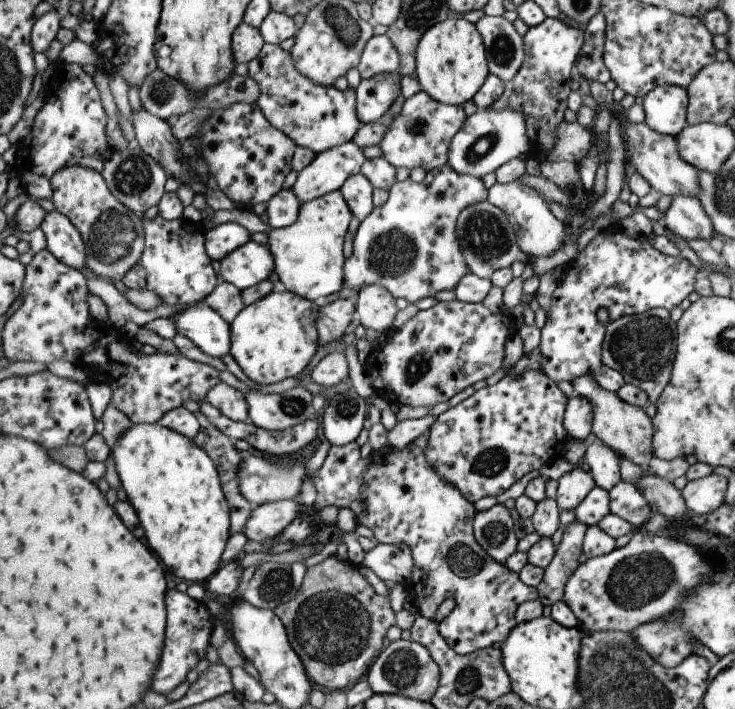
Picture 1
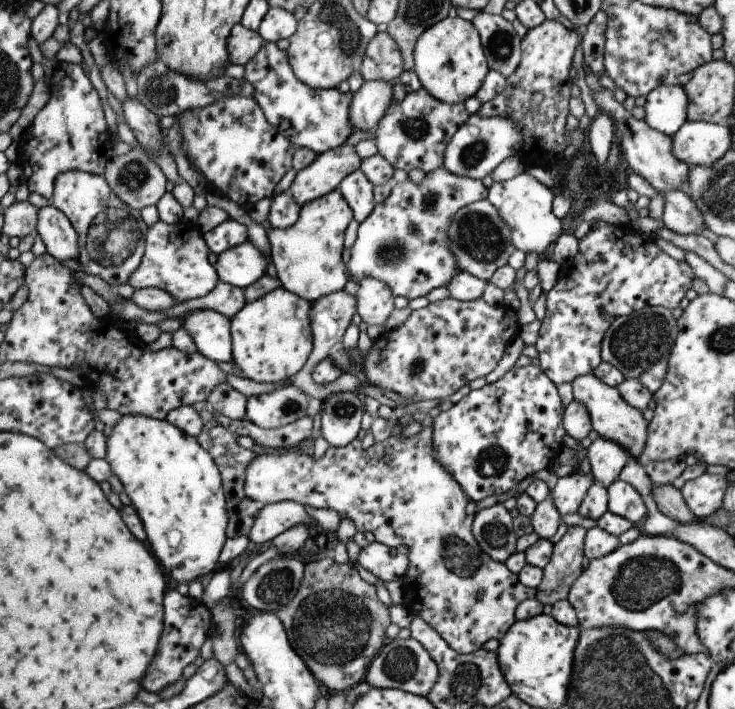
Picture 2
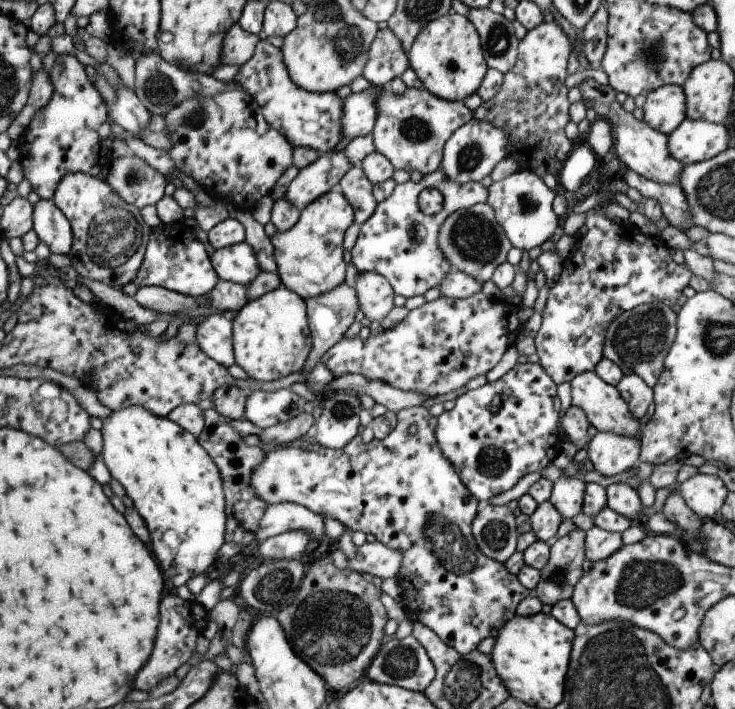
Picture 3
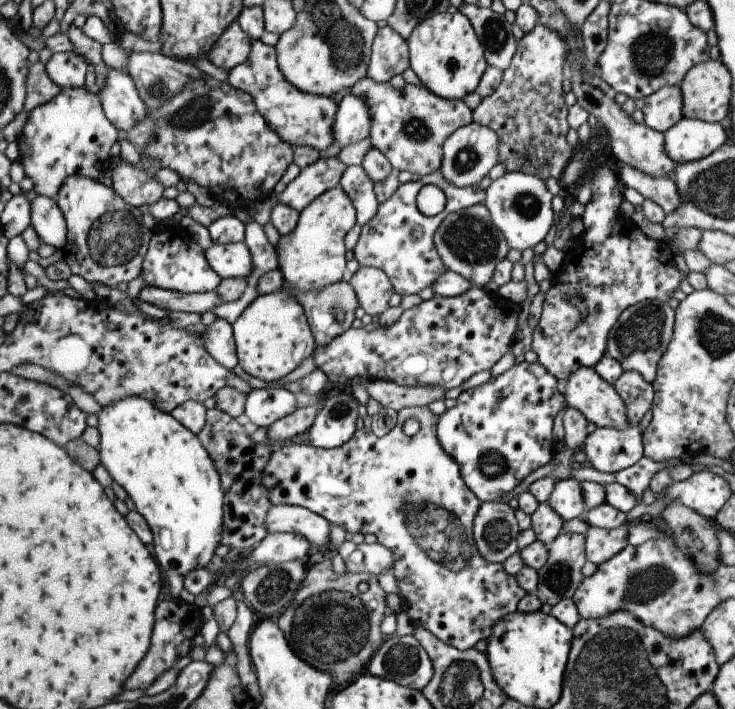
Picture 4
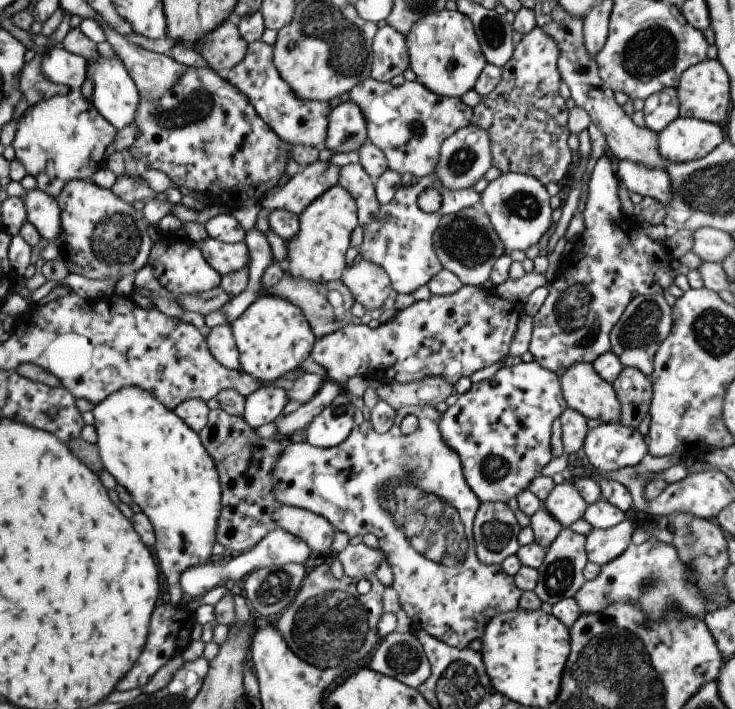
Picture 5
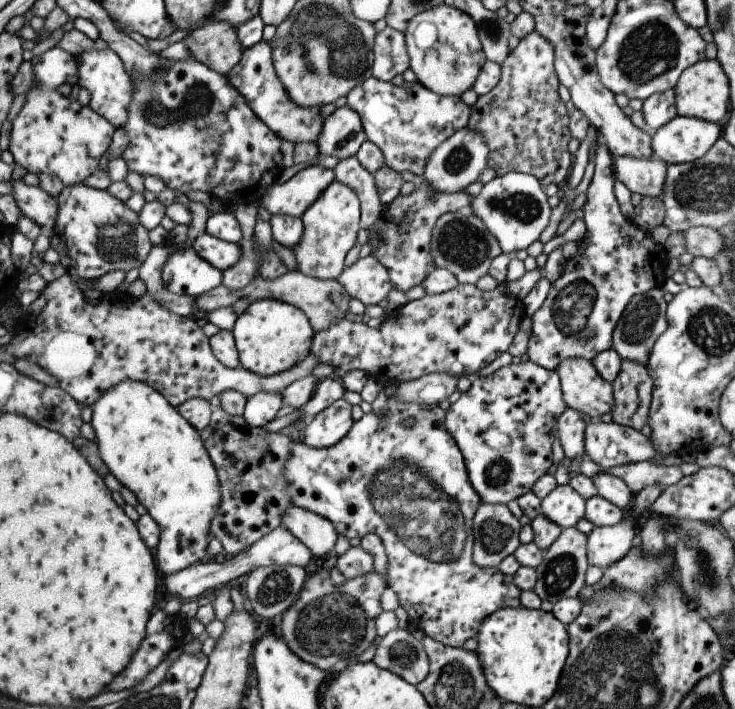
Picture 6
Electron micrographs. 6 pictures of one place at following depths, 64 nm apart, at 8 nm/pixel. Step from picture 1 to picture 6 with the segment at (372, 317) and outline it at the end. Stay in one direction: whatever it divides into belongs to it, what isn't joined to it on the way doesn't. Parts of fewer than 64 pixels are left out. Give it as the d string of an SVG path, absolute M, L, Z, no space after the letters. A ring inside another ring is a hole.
M371 255L344 267L336 281L349 297L357 298L364 306L377 304L392 288L387 270Z

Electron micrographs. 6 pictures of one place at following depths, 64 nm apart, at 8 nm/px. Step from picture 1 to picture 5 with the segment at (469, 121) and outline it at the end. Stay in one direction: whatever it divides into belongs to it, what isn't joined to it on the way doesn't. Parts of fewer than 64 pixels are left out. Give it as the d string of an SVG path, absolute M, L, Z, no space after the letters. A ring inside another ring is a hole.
M469 124L450 134L439 147L439 158L433 168L433 174L449 190L472 187L491 166L491 150L487 132L478 126Z

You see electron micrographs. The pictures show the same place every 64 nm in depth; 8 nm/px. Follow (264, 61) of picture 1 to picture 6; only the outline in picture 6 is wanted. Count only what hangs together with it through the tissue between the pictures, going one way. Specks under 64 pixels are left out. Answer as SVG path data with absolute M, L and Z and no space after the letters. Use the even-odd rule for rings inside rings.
M262 39L242 49L239 62L226 74L226 79L231 86L243 96L245 104L251 108L251 112L269 127L281 140L290 140L293 143L312 142L316 144L317 136L321 132L323 118L320 117L320 107L301 108L293 104L281 84L281 80L275 76L271 60L271 48L268 42Z

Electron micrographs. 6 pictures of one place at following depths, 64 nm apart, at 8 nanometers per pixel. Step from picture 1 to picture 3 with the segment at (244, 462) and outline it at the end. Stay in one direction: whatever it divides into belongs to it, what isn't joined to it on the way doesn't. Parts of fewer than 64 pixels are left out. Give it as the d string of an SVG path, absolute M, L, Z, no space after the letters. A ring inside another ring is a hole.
M409 407L396 412L396 423L393 430L381 440L372 439L365 444L365 442L361 442L359 434L355 434L345 446L338 449L320 447L315 451L313 447L308 450L293 448L293 446L276 447L274 450L264 454L260 465L251 470L249 486L251 486L253 494L255 494L261 502L265 502L265 504L271 505L283 502L300 504L319 516L338 520L342 526L349 528L352 532L361 530L361 532L365 534L373 534L373 536L375 536L375 541L387 546L387 548L401 552L401 566L399 566L399 572L397 572L395 579L397 584L402 588L400 603L407 619L412 622L415 620L421 622L423 626L427 626L429 630L433 630L447 646L450 646L459 654L464 655L475 650L483 638L487 638L487 636L495 638L497 632L501 630L501 626L503 626L509 618L513 618L517 604L519 604L523 598L533 596L534 590L527 590L527 588L521 586L516 575L505 570L504 563L491 560L477 548L471 534L470 524L480 505L482 505L482 502L475 500L475 498L467 492L465 486L461 484L461 480L457 478L455 468L441 456L441 452L439 452L439 448L437 448L437 442L435 442L435 426L436 417L432 416L429 411L427 411L427 408ZM413 424L416 426L416 430L413 435L410 435L408 427Z

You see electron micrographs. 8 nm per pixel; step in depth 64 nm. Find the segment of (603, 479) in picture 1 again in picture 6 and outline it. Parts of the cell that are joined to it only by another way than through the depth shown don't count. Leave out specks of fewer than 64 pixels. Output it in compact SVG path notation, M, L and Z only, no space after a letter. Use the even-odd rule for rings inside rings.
M588 420L584 432L584 455L603 470L660 456L653 452L653 444L639 431L613 421Z

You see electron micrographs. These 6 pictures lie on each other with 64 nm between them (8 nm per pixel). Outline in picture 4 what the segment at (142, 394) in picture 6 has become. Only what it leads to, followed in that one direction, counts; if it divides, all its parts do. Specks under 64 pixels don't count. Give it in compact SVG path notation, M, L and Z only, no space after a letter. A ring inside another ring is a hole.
M125 396L109 406L100 407L97 417L100 464L112 480L119 484L133 502L134 510L145 519L152 534L153 556L161 568L163 580L169 585L169 594L176 599L189 571L206 568L213 550L219 545L223 522L223 490L213 461L196 435L137 396Z

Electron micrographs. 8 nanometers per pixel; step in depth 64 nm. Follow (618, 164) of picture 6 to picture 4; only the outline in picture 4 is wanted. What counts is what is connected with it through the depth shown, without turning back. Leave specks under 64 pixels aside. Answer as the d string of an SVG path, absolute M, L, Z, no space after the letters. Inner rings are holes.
M624 165L617 174L617 178L626 186L633 188L643 196L644 199L649 199L655 202L664 214L671 214L677 206L679 206L679 194L671 177L647 176L631 166Z

